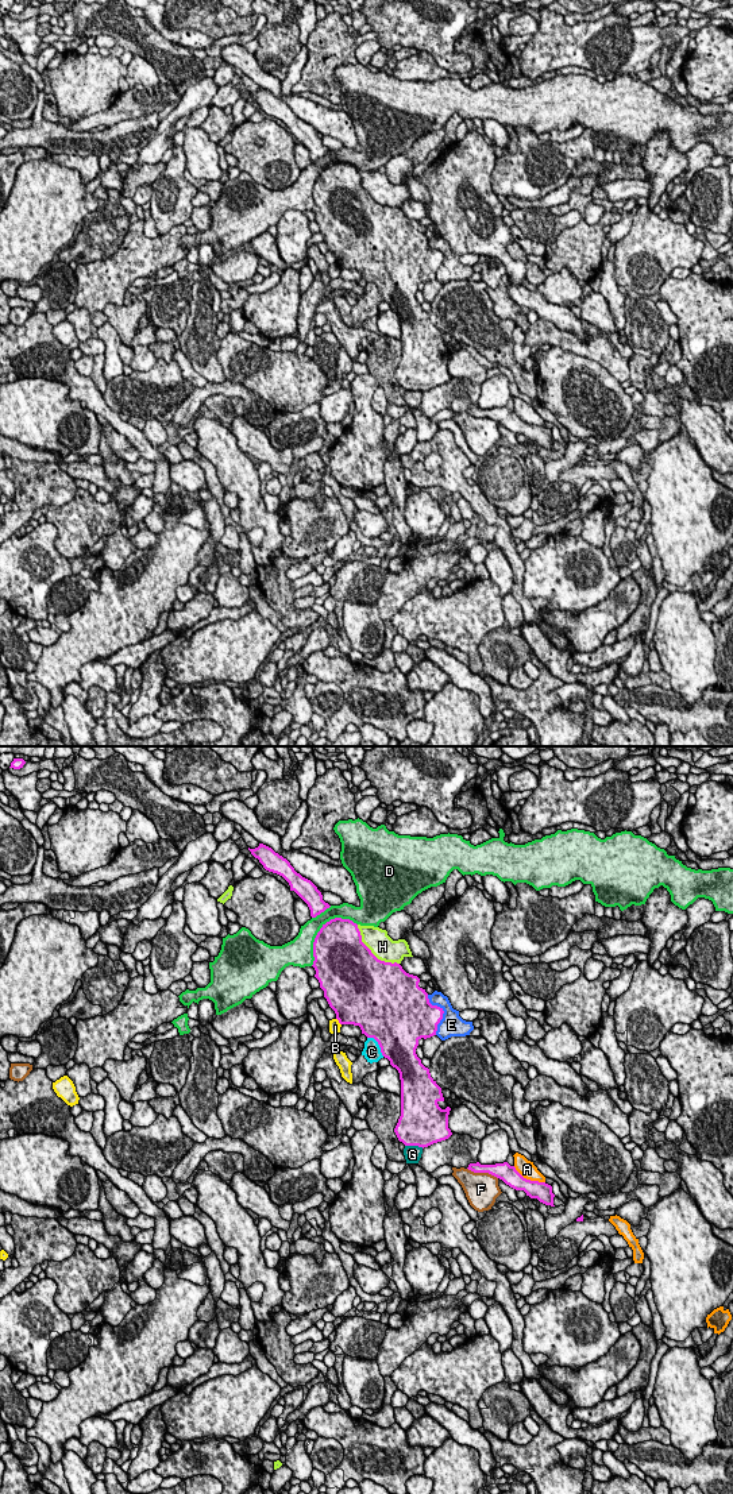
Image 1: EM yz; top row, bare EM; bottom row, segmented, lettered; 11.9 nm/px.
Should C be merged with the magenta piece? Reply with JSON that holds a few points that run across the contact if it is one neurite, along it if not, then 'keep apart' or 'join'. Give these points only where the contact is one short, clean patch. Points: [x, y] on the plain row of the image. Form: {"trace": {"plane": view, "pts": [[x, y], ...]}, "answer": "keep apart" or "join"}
{"answer": "keep apart"}

